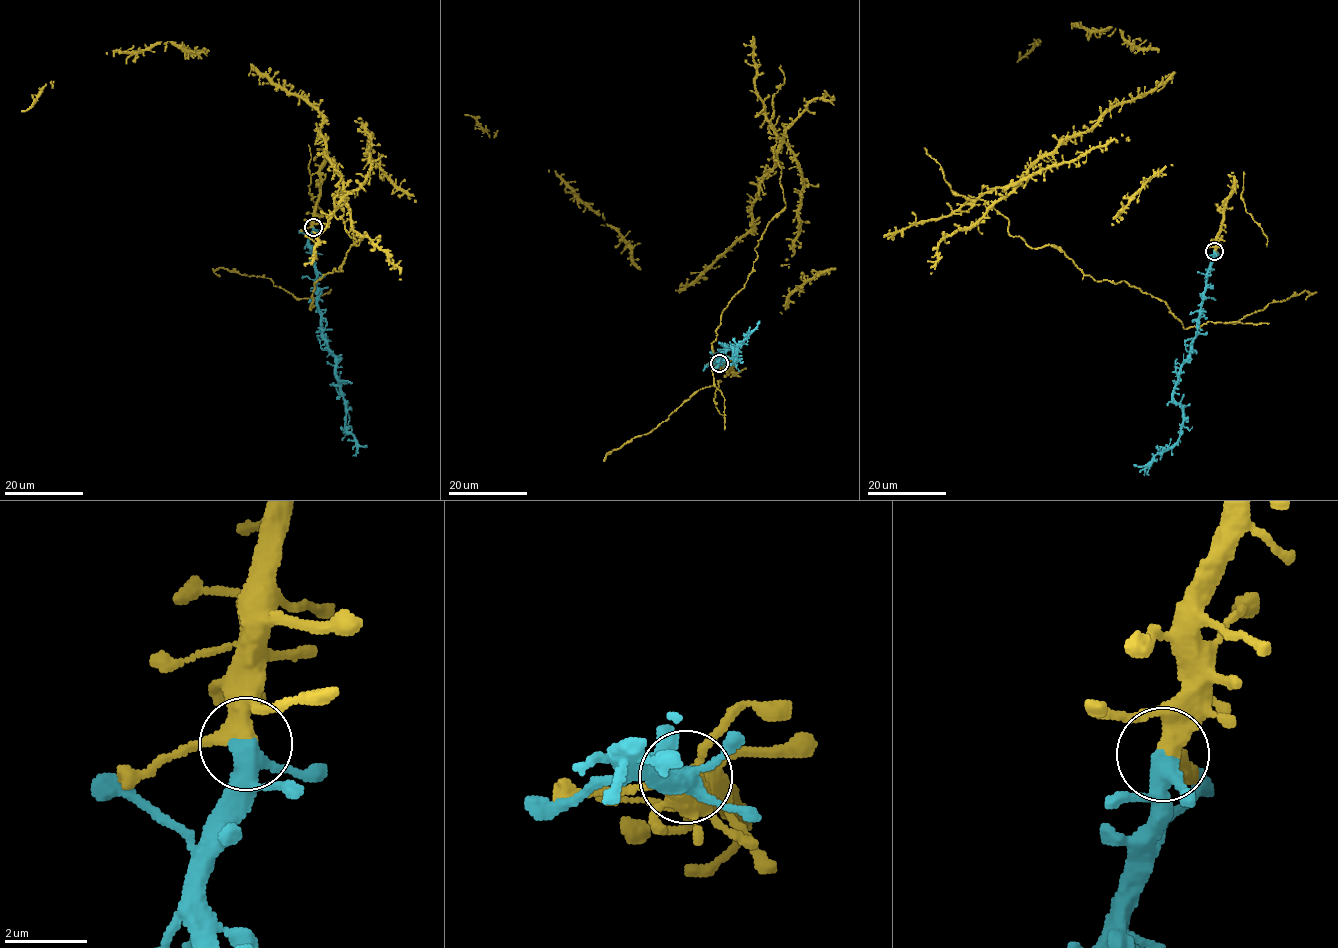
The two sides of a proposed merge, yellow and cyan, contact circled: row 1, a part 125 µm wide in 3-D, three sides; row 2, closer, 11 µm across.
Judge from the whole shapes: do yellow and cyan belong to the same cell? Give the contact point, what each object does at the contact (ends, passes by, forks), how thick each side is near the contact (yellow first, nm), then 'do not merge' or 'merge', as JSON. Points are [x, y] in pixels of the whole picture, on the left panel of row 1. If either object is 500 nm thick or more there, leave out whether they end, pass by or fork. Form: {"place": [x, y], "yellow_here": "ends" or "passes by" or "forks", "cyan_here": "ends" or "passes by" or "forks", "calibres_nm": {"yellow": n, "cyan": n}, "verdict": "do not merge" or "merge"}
{"place": [313, 227], "yellow_here": "forks", "cyan_here": "forks", "calibres_nm": {"yellow": 320, "cyan": 320}, "verdict": "merge"}

